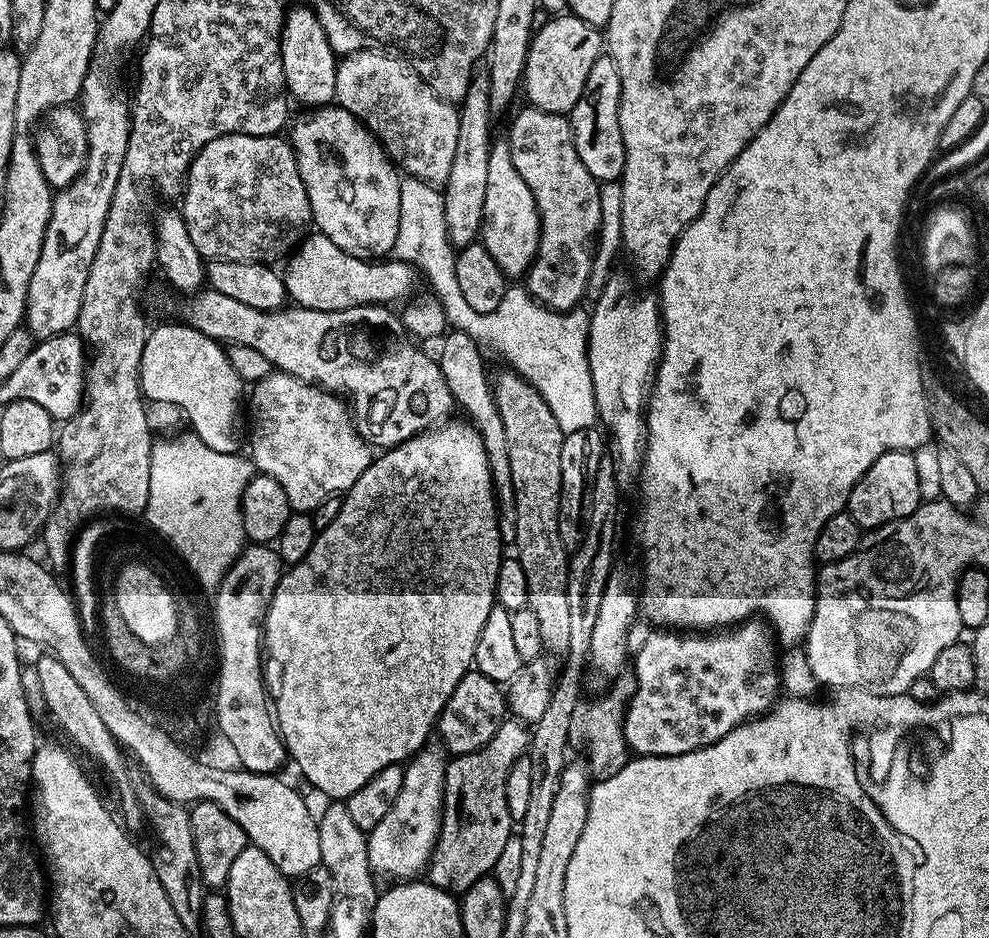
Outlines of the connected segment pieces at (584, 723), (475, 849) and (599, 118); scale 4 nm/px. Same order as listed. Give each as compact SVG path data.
M624 672L612 682L608 698L581 701L571 716L569 734L573 743L578 742L584 748L584 760L589 775L597 780L613 777L630 759L630 749L625 742L624 711L628 700L636 689L636 678L633 673Z
M508 718L498 734L476 752L449 759L440 837L428 861L427 883L463 894L495 869L506 842L514 836L514 821L506 806L506 778L514 762L529 751L529 739L529 729L521 721Z
M602 54L590 66L590 75L586 78L586 86L582 86L582 94L570 113L574 146L578 150L578 158L586 165L586 170L601 185L619 181L624 173L626 154L622 142L622 130L618 122L620 113L620 79L618 66L612 61L611 56Z

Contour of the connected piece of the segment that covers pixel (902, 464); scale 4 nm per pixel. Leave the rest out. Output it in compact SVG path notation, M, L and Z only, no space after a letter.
M894 451L884 452L872 463L870 470L866 470L862 474L862 478L856 481L856 485L852 487L846 510L854 518L854 522L860 524L861 529L871 530L914 514L914 510L919 508L921 503L920 491L918 490L918 473L914 467L912 452Z

